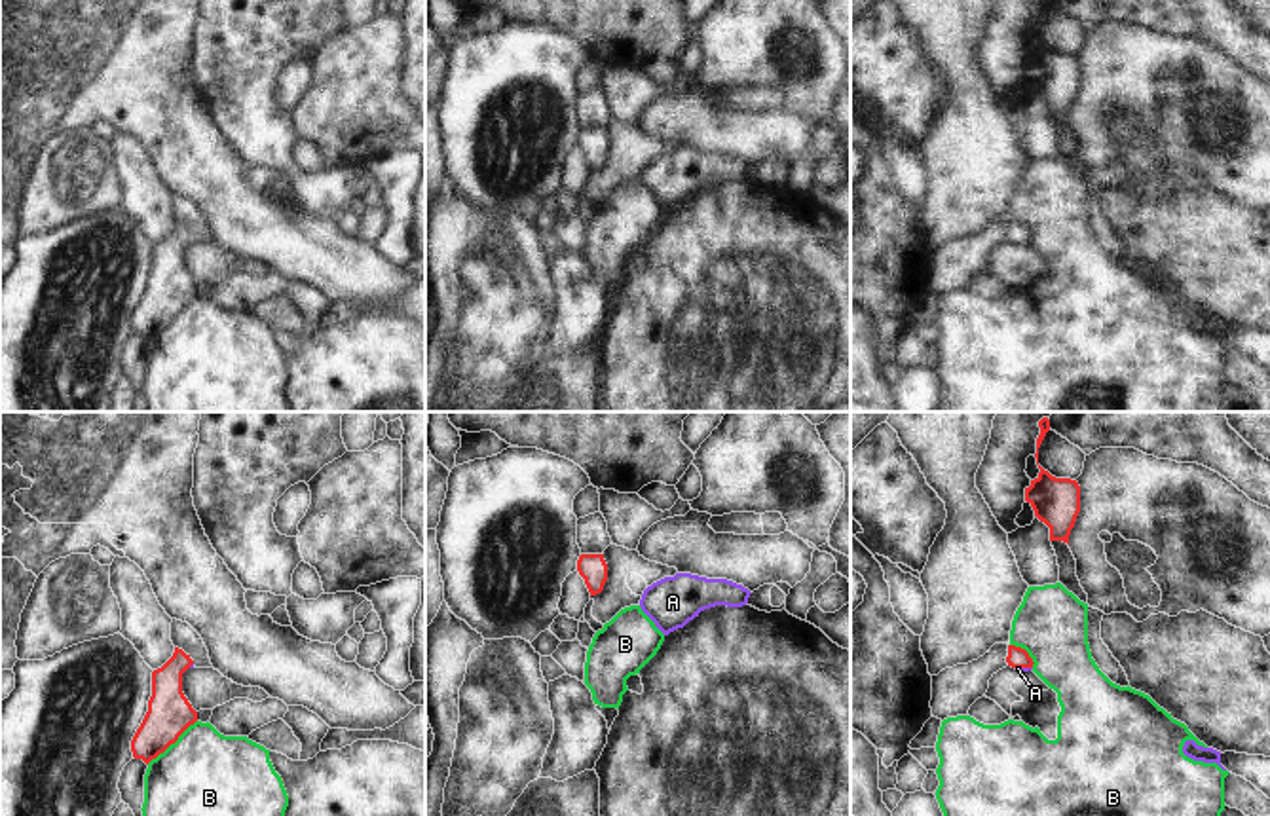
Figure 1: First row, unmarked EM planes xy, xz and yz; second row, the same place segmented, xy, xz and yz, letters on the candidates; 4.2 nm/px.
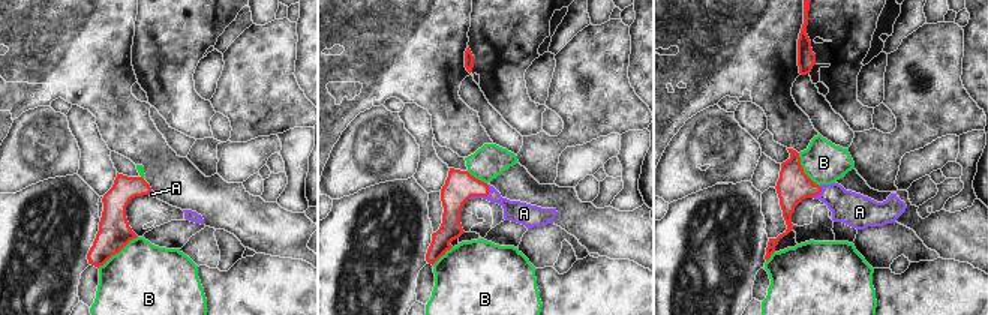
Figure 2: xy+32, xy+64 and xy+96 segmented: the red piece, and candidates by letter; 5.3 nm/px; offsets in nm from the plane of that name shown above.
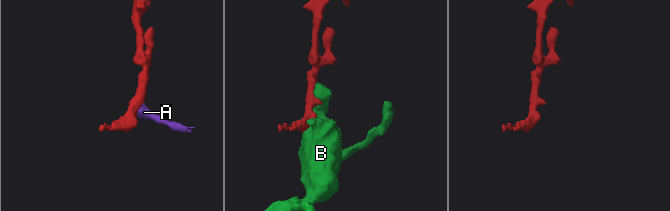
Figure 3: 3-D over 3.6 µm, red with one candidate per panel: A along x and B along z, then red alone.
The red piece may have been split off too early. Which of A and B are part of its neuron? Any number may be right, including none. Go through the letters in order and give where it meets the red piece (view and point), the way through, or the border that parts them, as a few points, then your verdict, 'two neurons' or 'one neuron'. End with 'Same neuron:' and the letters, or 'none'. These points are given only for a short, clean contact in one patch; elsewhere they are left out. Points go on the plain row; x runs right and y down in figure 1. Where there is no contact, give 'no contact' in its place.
A: yz (1024, 241) | across yz (1018, 232), (1024, 241), (1018, 243) | one neuron
B: xy (171, 317) | two neurons
Same neuron: A

